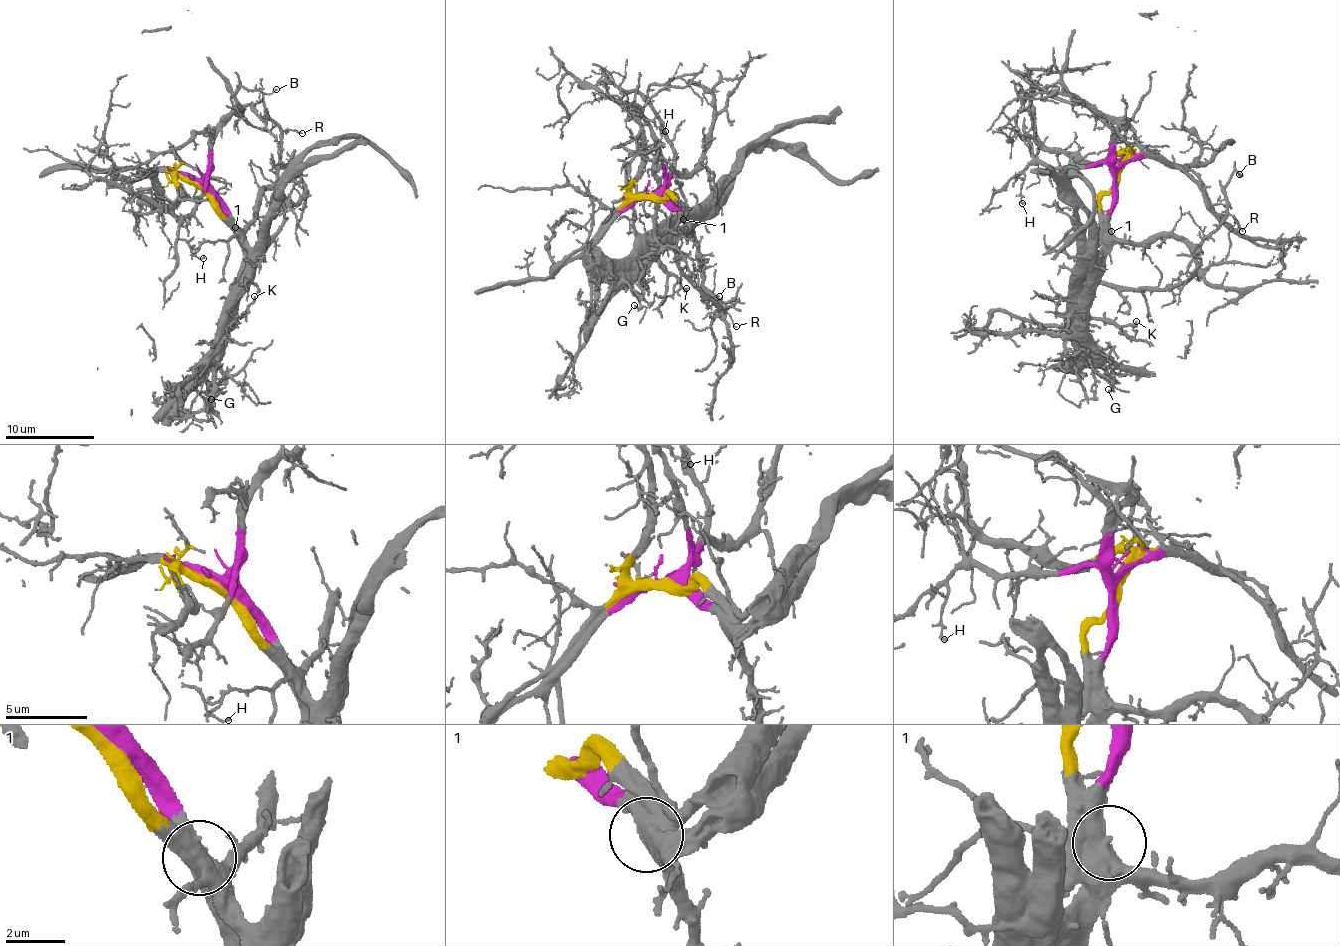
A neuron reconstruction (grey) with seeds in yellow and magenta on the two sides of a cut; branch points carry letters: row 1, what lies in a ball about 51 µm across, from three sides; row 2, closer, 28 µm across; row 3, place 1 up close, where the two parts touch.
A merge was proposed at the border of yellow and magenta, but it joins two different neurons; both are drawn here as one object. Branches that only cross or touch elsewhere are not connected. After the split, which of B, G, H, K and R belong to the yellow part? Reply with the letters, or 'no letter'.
no letter

